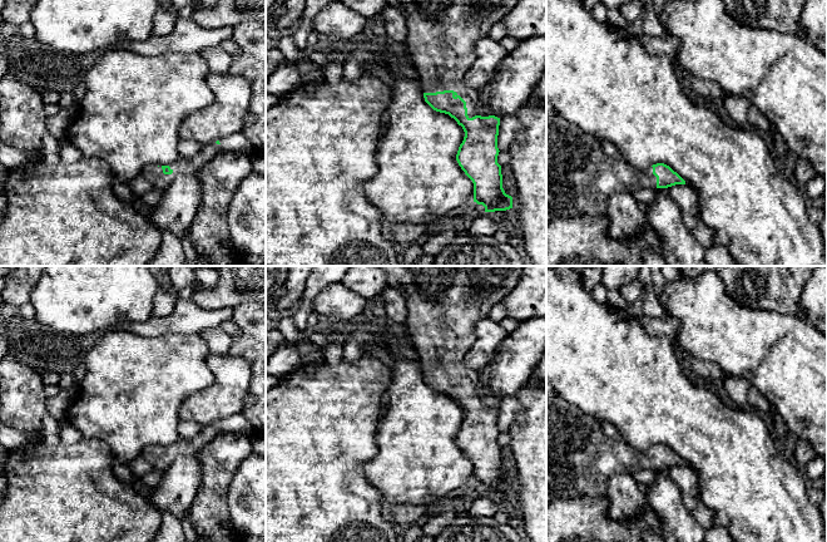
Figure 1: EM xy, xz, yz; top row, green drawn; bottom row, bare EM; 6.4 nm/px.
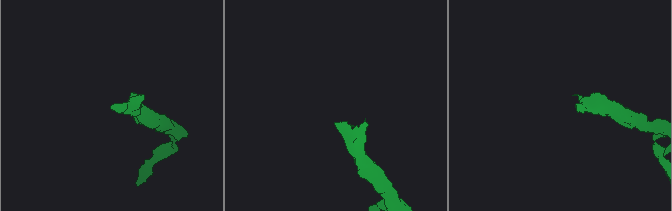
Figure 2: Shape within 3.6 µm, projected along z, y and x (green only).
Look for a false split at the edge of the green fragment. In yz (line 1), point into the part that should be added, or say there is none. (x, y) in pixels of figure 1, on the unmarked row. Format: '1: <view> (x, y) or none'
1: yz (580, 458)

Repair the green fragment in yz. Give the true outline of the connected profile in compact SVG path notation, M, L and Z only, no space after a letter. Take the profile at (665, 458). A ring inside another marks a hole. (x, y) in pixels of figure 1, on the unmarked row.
M546 394L546 504L558 498L608 497L606 483L613 474L634 474L640 469L668 469L685 465L685 462L664 444L652 448L634 448L624 440L609 439L601 430L600 422L568 403L558 394Z

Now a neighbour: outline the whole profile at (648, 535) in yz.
M645 529L640 538L642 542L665 542L663 534L652 529Z

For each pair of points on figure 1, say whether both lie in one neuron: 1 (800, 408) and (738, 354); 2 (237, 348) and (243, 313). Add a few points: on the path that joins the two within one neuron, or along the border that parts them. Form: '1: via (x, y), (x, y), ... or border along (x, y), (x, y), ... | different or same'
1: via (798, 388), (764, 354), (758, 354) | same
2: via (244, 339), (244, 321) | same

